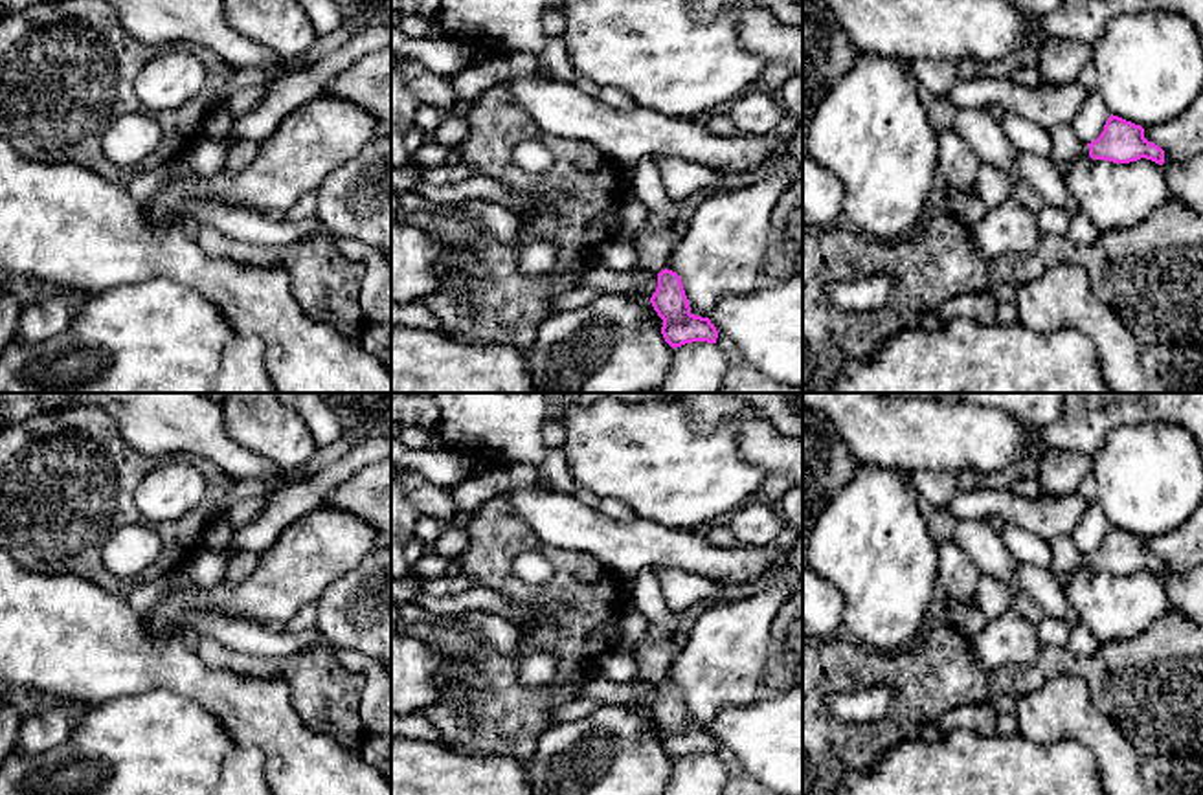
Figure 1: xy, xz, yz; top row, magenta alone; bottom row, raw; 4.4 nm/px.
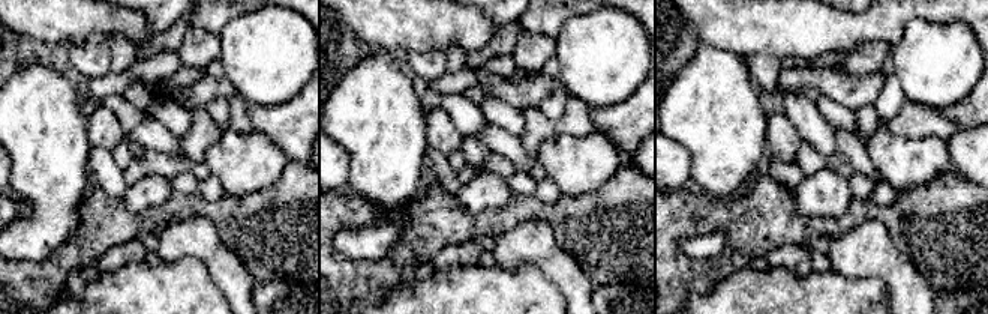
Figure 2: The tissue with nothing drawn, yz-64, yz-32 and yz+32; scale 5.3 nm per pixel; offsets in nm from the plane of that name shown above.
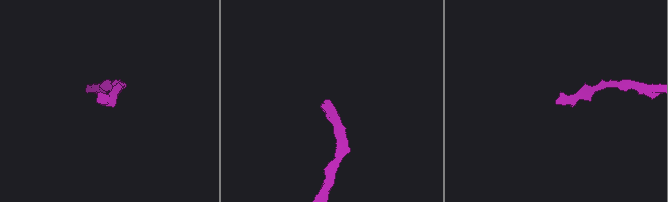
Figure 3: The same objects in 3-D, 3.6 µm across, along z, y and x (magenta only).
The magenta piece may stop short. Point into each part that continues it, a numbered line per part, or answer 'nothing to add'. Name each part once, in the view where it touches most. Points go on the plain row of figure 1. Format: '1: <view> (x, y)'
1: yz (1066, 557)

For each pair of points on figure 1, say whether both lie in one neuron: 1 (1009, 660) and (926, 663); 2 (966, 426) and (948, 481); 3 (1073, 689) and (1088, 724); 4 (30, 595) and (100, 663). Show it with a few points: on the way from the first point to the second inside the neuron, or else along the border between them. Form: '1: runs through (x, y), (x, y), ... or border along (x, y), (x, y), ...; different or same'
1: border along (968, 639), (976, 660), (1000, 676); different
2: border along (911, 472), (952, 470), (957, 476); different
3: runs through (1073, 698), (1073, 709), (1079, 715); same
4: runs through (46, 612), (83, 647); same

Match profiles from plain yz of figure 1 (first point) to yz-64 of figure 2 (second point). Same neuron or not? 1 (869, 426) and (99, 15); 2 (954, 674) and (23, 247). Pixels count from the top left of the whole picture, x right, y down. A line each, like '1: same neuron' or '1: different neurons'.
1: same neuron
2: different neurons

